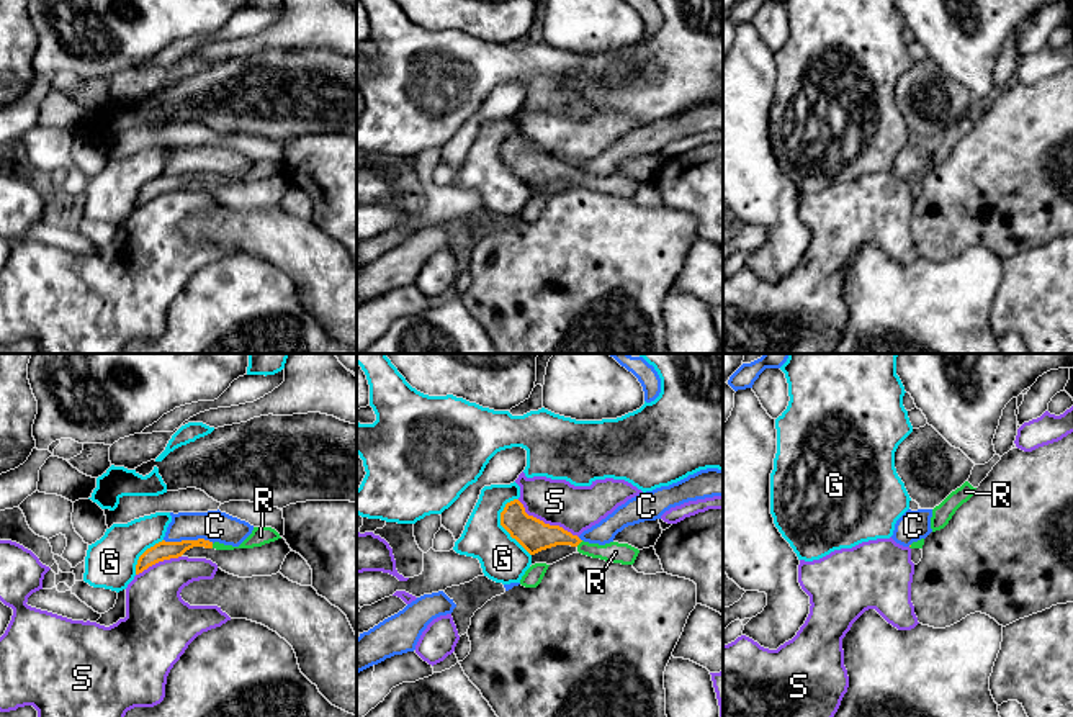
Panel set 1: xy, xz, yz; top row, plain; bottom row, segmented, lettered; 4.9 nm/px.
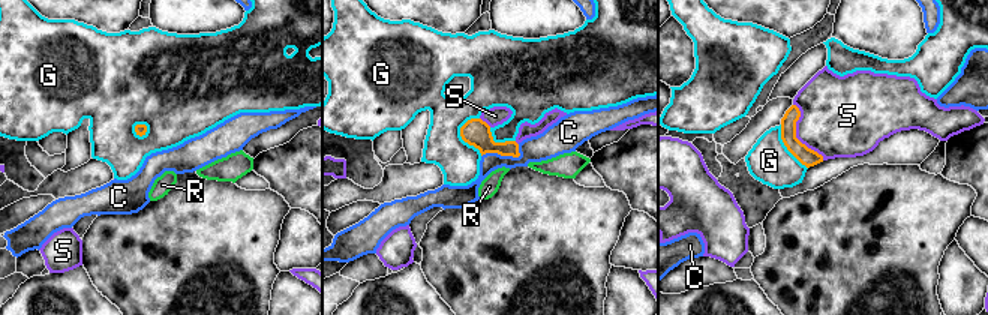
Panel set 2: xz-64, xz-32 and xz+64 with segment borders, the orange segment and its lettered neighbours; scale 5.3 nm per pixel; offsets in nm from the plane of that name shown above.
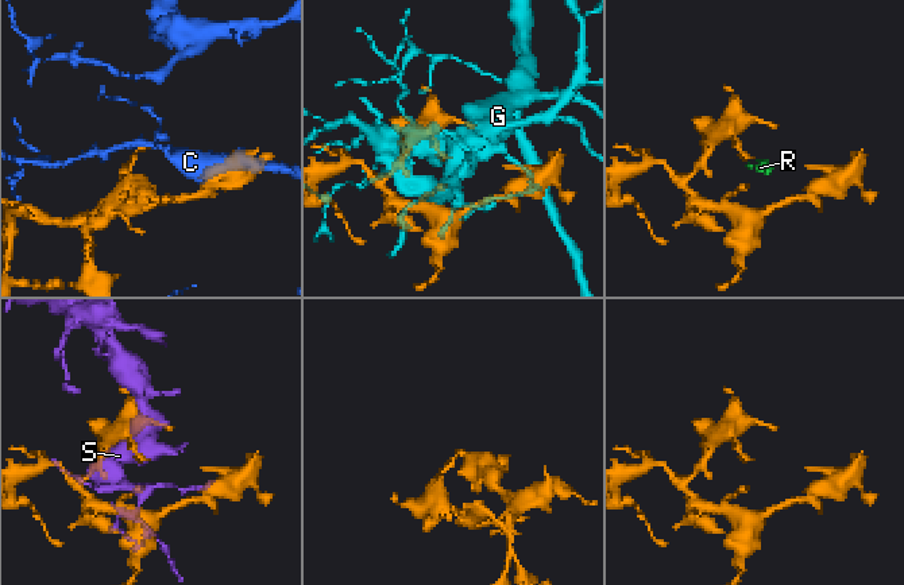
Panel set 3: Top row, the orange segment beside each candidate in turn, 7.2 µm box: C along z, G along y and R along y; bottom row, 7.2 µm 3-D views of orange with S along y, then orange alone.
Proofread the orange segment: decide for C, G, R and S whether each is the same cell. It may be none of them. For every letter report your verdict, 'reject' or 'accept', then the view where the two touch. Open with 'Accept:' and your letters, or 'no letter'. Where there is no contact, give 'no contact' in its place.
Accept: R
C: reject; contact in xy
G: reject; contact in xz
R: accept; contact in xz
S: reject; contact in xz

